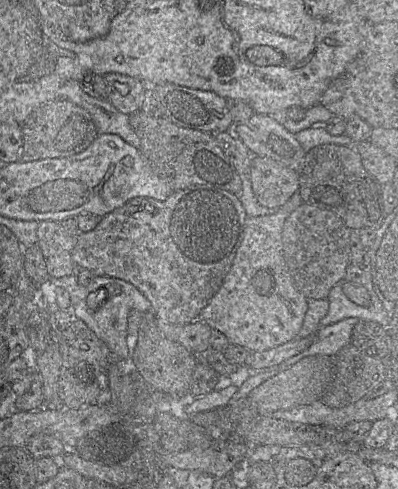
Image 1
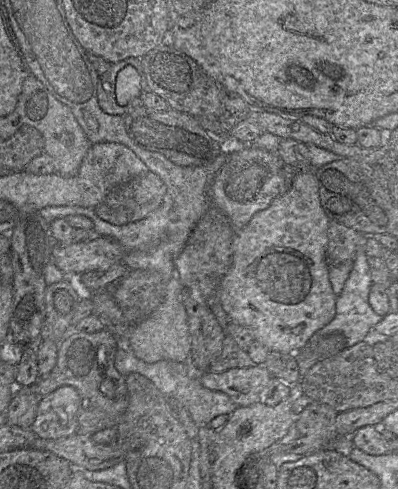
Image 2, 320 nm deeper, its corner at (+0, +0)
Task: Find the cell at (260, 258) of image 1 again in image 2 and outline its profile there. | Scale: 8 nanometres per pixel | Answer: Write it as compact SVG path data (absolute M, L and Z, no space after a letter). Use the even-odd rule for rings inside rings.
M304 171L297 172L285 193L275 198L266 209L255 213L249 223L235 233L232 250L232 262L228 272L223 277L218 288L218 300L223 310L227 313L230 322L235 322L247 328L253 335L254 341L258 341L269 351L294 354L296 351L304 348L308 344L311 336L331 322L335 316L336 300L338 296L336 296L332 290L329 279L330 266L326 258L326 248L328 242L327 230L329 222L330 220L325 214L320 202L319 185L315 172Z

